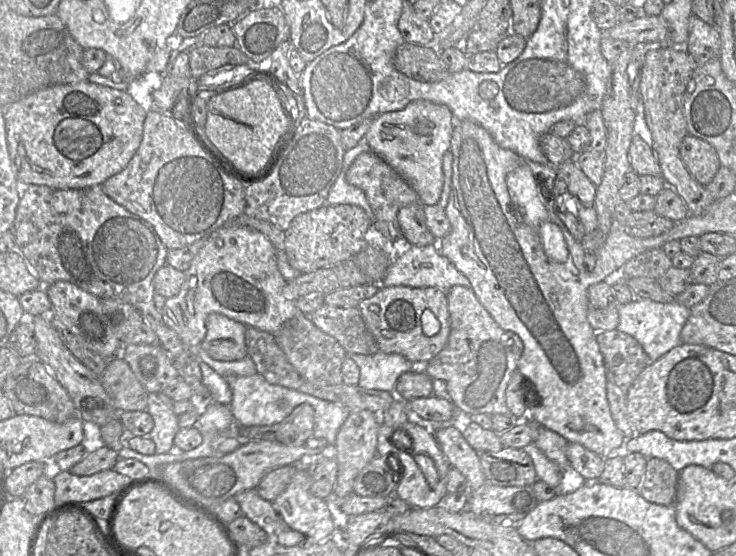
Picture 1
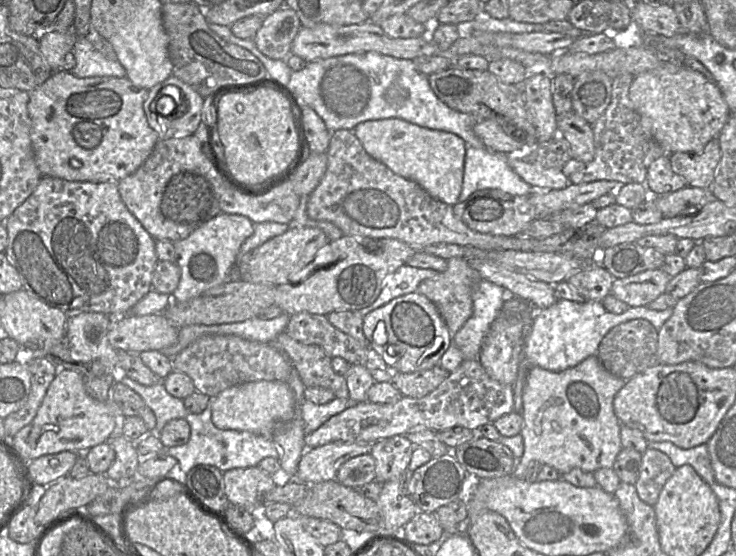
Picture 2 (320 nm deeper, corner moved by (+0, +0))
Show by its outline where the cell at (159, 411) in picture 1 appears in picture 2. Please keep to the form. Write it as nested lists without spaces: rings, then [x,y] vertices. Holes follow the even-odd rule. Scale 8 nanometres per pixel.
[[[118,375],[117,380],[139,394],[145,404],[154,412],[156,425],[153,432],[155,434],[159,435],[170,420],[185,419],[187,409],[184,407],[183,400],[169,394],[162,380],[150,386],[142,385],[124,375]]]

